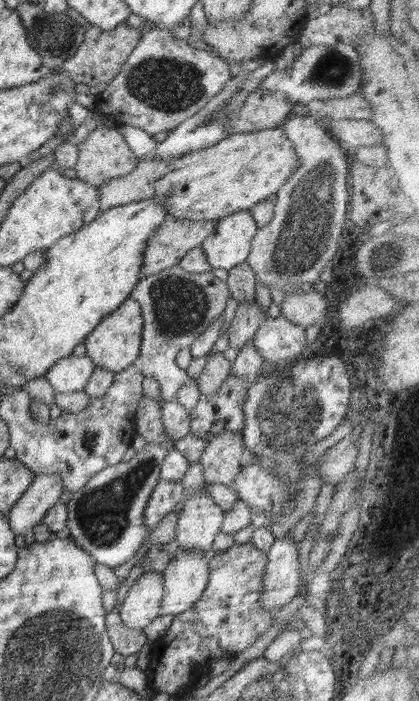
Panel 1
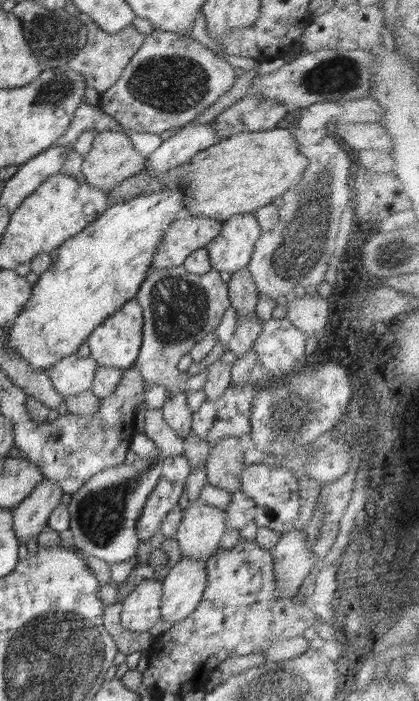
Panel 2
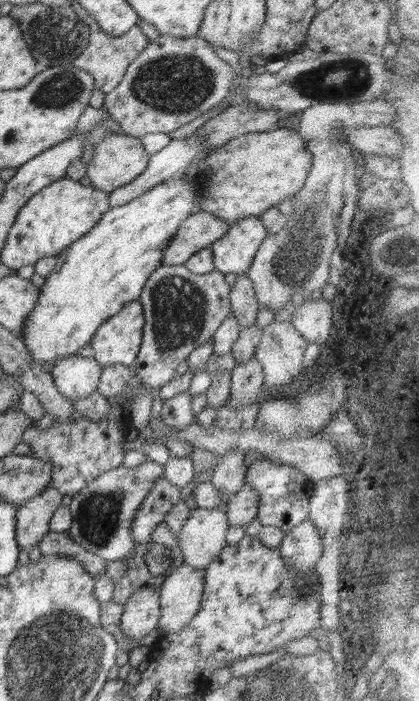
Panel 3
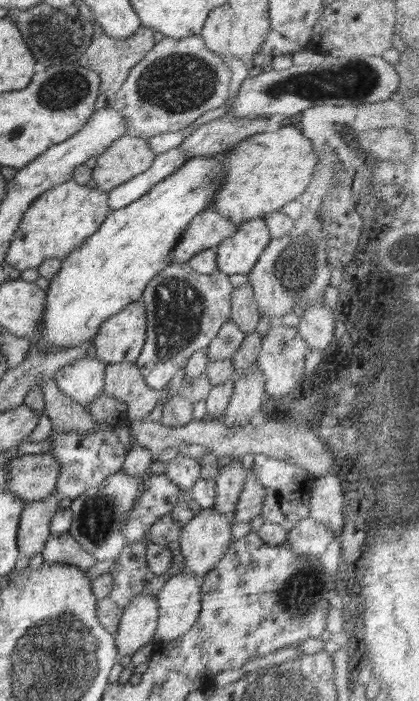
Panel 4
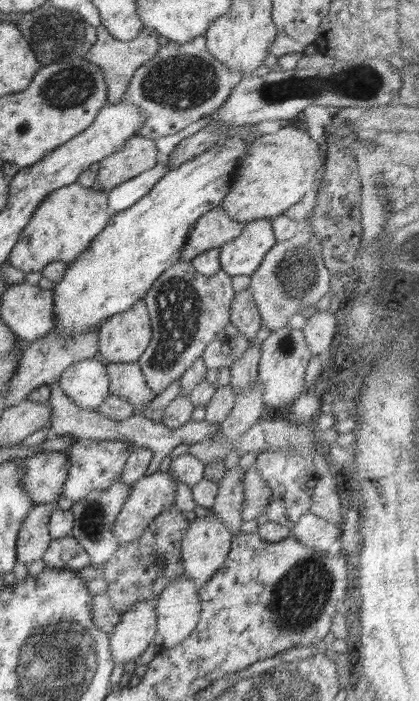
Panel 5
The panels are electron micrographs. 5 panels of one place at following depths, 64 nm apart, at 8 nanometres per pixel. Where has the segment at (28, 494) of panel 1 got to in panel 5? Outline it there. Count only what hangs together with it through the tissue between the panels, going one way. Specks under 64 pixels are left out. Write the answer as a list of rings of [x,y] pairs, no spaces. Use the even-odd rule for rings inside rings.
[[[56,502],[36,504],[28,511],[18,533],[16,562],[28,568],[34,561],[42,559],[53,539],[49,533],[48,523],[55,508]]]

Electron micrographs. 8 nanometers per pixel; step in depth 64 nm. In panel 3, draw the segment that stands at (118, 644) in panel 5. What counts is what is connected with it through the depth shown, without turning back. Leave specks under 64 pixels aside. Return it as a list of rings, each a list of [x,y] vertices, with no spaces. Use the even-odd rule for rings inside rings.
[[[154,587],[139,588],[123,605],[121,629],[127,641],[137,641],[157,631],[160,618],[159,591]]]

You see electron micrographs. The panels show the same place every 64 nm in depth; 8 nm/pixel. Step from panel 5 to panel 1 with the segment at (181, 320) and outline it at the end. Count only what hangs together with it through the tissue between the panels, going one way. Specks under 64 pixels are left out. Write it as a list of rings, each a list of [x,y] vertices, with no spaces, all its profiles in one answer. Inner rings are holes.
[[[179,264],[141,278],[130,291],[130,297],[141,306],[143,318],[141,351],[136,363],[143,374],[158,382],[164,401],[172,401],[180,386],[191,384],[188,374],[176,366],[176,354],[191,347],[202,331],[223,314],[230,296],[227,284],[214,273],[194,274]]]

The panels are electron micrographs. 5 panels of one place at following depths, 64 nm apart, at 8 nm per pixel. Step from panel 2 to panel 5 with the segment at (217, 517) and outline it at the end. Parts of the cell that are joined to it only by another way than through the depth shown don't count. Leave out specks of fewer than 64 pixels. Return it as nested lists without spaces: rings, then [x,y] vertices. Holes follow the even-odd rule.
[[[214,514],[196,517],[189,524],[180,548],[185,576],[200,587],[224,564],[234,534]]]

